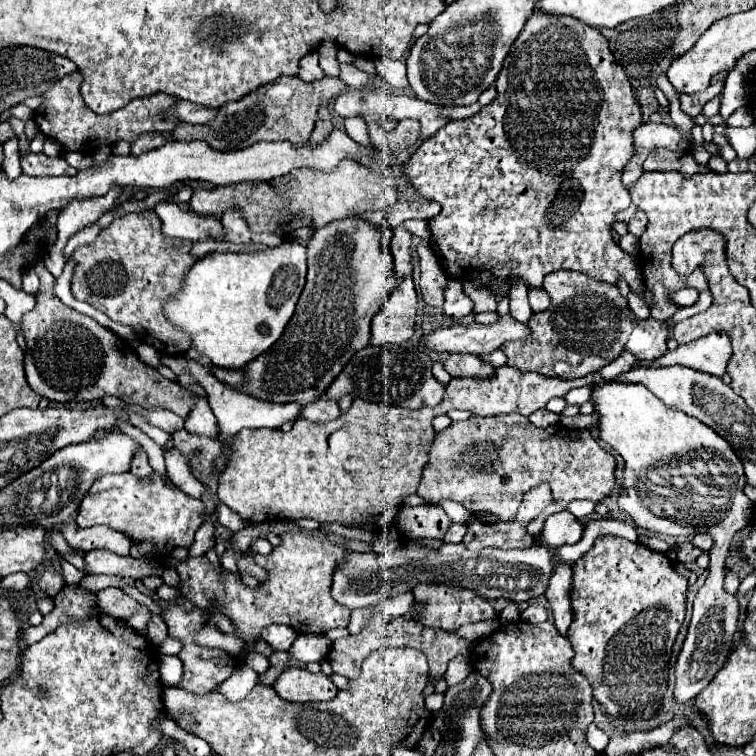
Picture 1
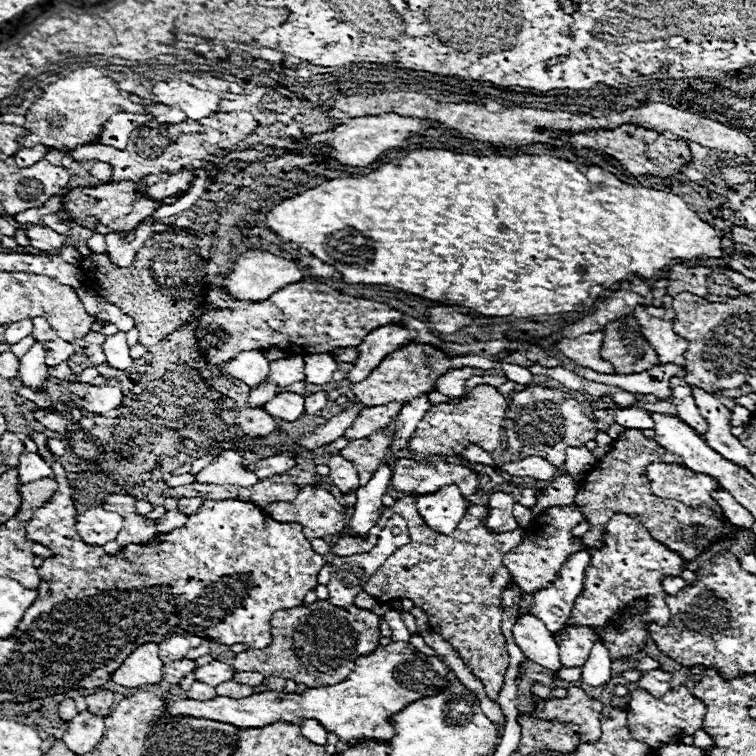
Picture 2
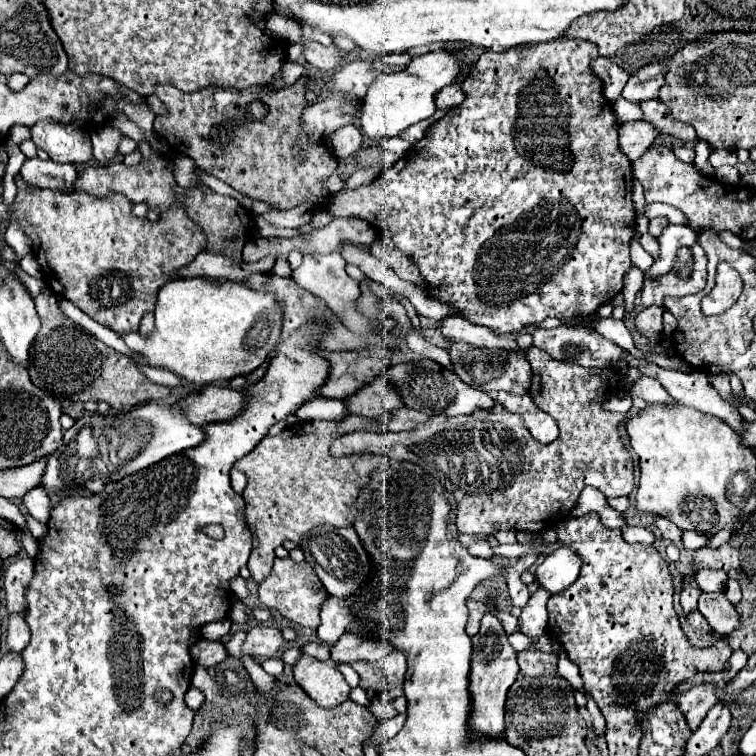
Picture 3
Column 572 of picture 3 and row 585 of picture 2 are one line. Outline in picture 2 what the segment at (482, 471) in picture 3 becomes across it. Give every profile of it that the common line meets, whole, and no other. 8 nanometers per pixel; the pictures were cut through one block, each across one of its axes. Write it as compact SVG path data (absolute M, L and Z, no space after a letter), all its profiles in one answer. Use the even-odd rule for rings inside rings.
M412 496L396 500L392 508L384 508L380 524L384 524L392 514L400 514L406 520L412 542L392 554L370 576L368 584L364 584L364 590L378 602L410 598L414 606L422 608L428 614L430 626L434 628L432 632L440 634L454 646L458 656L472 668L472 674L484 684L486 696L496 702L510 664L506 640L500 630L500 604L502 592L512 582L512 578L504 568L502 558L506 552L510 552L510 548L518 546L524 530L516 528L504 534L490 532L486 528L488 508L472 504L456 532L446 536L428 528L428 524L418 514Z

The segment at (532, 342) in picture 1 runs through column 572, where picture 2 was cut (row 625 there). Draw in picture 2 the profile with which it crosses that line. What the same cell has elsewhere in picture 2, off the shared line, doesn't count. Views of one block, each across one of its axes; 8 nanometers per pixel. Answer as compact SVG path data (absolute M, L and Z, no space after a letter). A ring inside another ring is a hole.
M316 600L308 606L278 610L272 616L272 644L262 650L244 650L236 654L232 666L236 672L260 672L264 678L280 676L306 688L320 688L342 682L354 668L354 660L372 654L380 644L380 616L362 608L334 608L328 600Z

